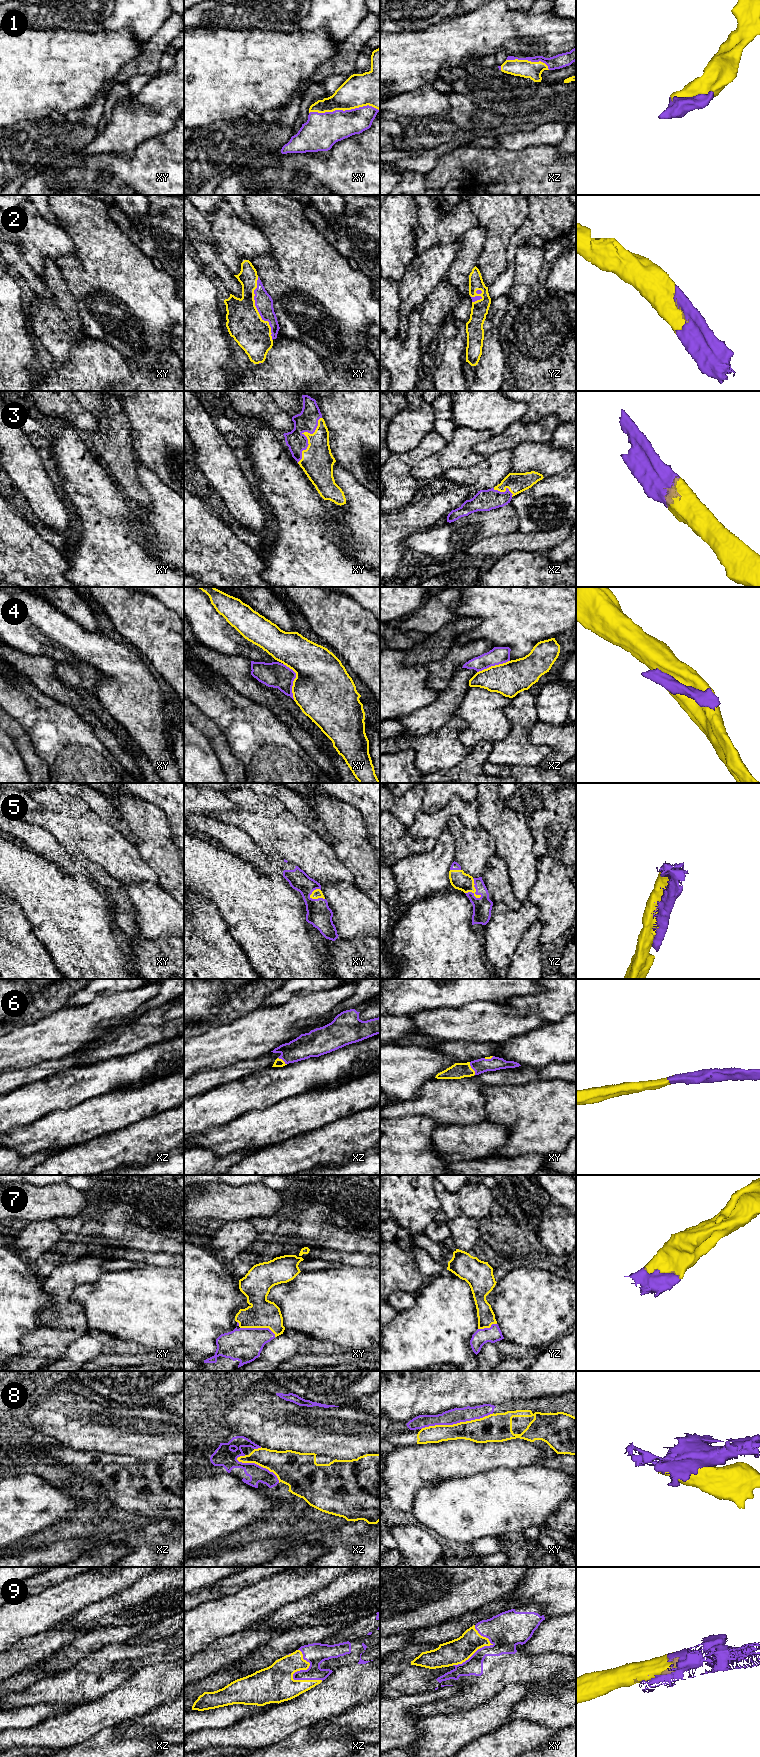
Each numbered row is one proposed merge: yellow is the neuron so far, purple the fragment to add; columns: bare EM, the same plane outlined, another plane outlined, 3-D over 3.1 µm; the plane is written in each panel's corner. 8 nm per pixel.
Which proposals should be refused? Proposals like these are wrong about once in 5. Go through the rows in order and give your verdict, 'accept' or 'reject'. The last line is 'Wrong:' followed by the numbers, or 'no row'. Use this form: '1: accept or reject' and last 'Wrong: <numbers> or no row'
1: accept
2: accept
3: accept
4: reject
5: accept
6: accept
7: accept
8: accept
9: accept
Wrong: 4

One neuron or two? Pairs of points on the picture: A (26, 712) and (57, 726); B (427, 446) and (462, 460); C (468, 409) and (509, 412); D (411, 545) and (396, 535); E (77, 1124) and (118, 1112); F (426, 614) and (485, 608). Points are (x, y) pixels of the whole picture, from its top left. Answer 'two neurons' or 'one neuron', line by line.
A: one neuron
B: two neurons
C: one neuron
D: two neurons
E: one neuron
F: two neurons

